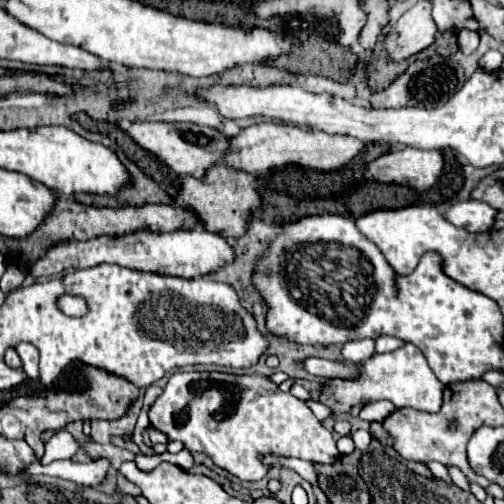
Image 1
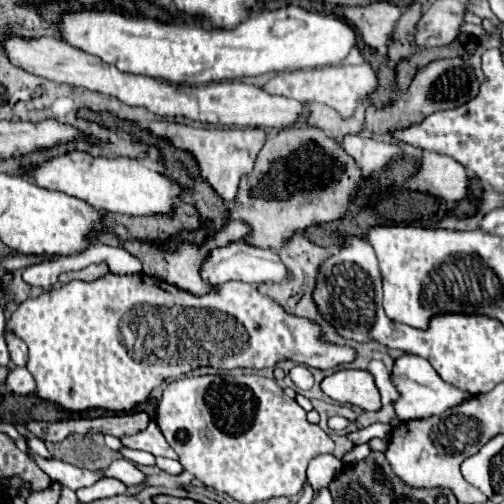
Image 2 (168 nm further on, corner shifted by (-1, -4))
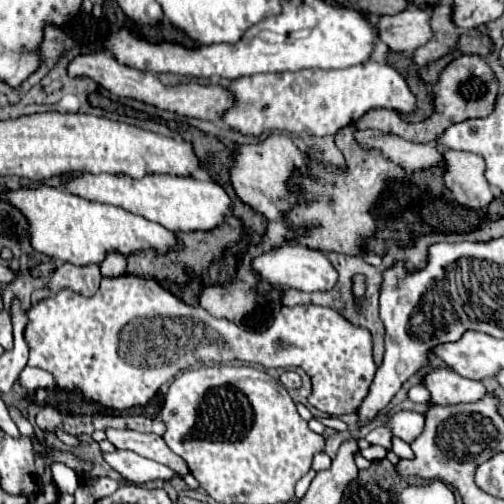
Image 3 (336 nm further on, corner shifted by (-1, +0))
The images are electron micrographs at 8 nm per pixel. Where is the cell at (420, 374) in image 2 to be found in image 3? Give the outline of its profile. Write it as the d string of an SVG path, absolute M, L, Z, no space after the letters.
M436 368L424 378L424 386L432 394L432 404L452 406L460 402L476 402L486 396L486 388L478 380L464 378L448 368Z

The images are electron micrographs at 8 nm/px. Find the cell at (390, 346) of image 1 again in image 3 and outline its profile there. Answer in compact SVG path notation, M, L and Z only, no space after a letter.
M394 438L392 440L392 452L398 456L398 458L406 458L406 460L412 460L412 456L414 456L414 452L412 452L412 448L406 444L406 442L402 442L402 440L398 440L398 438Z

